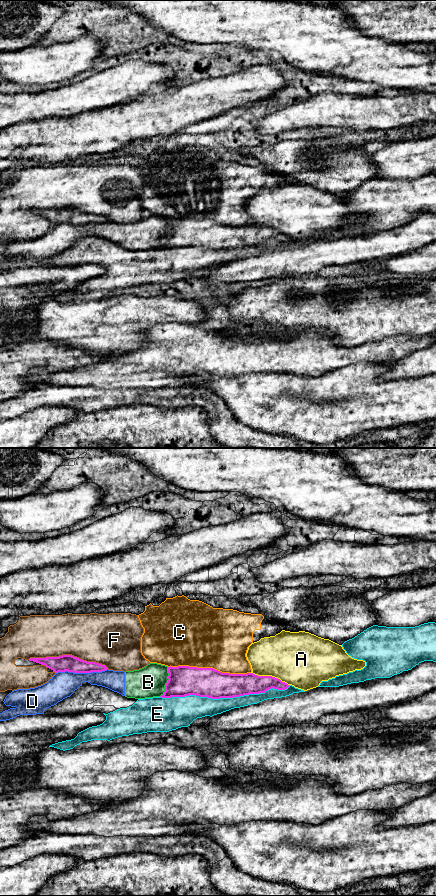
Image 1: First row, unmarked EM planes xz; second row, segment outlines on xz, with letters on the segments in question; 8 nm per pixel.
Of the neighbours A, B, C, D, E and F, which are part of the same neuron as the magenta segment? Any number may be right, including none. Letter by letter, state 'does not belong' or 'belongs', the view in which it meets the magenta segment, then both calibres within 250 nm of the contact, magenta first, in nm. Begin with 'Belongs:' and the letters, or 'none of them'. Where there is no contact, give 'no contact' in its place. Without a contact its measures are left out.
Belongs: none of them
A: does not belong | xz | 180/420 nm
B: does not belong | xz | 240/260 nm
C: does not belong | xz | 240/500 nm
D: does not belong | xz | 130/200 nm
E: does not belong | xz | 240/180 nm
F: does not belong | xz | 130/380 nm

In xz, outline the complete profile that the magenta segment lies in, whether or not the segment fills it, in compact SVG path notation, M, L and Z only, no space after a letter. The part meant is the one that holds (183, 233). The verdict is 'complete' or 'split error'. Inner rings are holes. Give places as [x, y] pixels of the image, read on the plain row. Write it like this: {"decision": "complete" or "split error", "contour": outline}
{"decision": "complete", "contour": "M189 218L168 219L168 234L160 249L185 249L196 247L212 251L233 250L265 245L269 241L285 242L289 237L272 228L253 225L222 225L213 220Z"}

